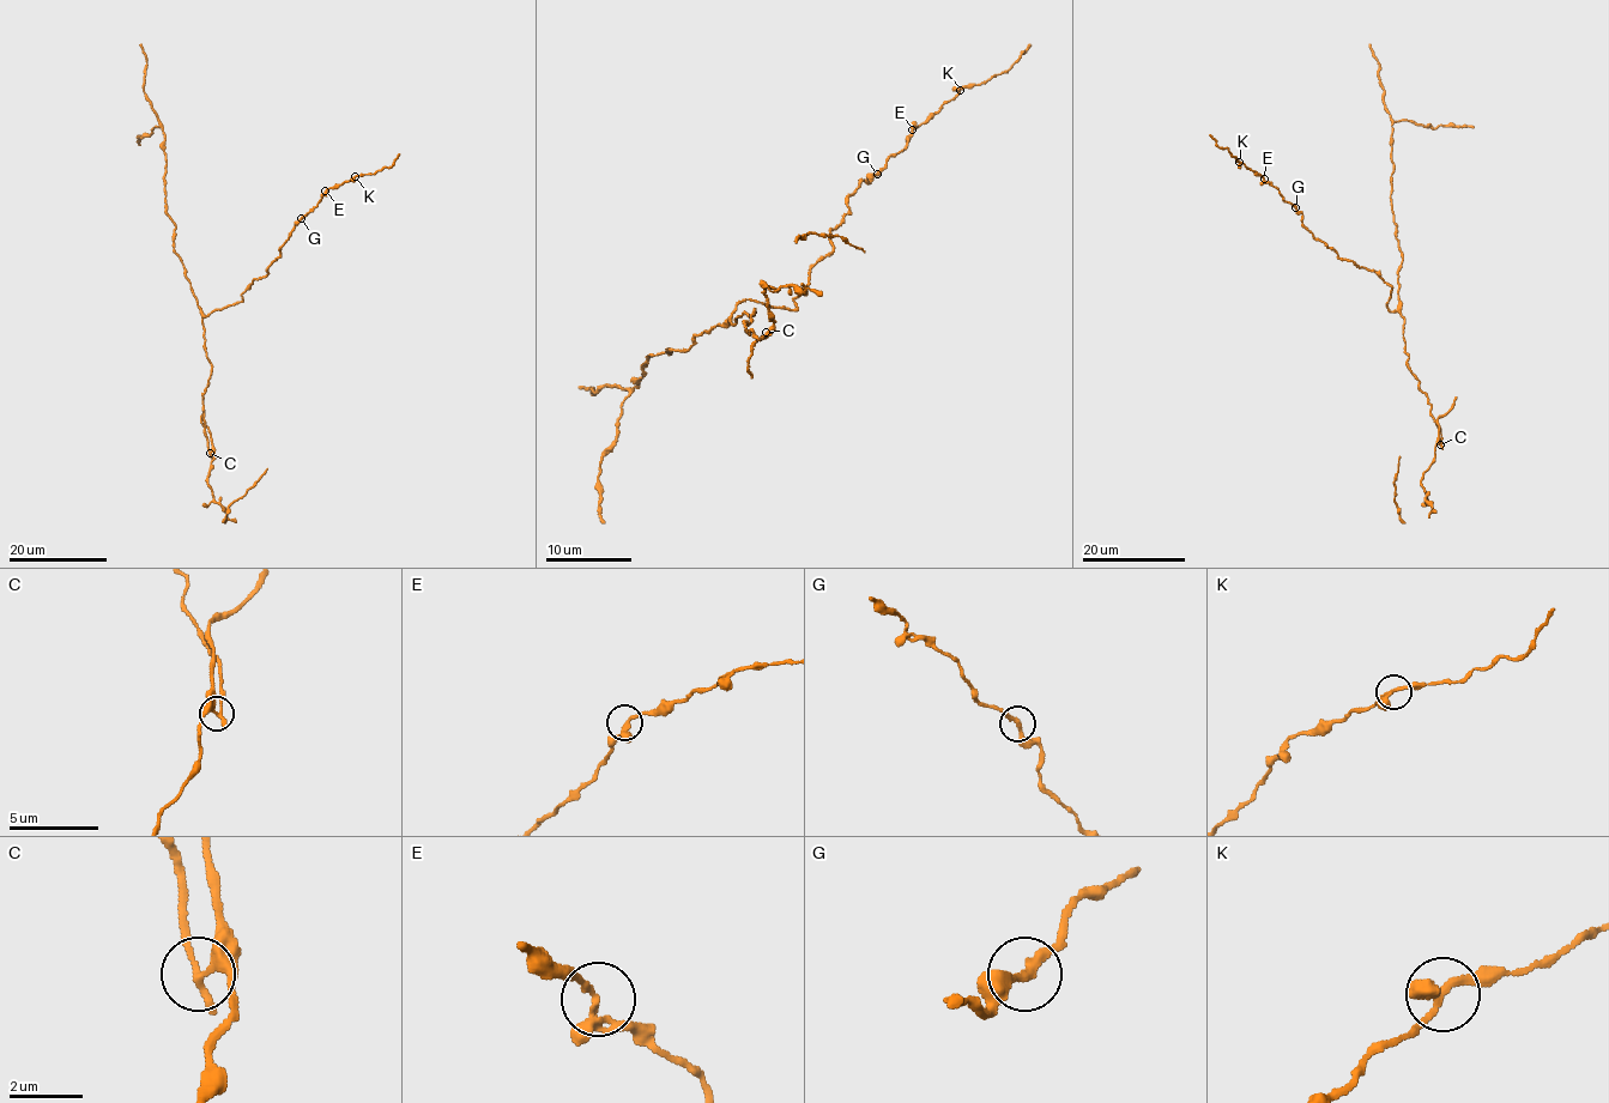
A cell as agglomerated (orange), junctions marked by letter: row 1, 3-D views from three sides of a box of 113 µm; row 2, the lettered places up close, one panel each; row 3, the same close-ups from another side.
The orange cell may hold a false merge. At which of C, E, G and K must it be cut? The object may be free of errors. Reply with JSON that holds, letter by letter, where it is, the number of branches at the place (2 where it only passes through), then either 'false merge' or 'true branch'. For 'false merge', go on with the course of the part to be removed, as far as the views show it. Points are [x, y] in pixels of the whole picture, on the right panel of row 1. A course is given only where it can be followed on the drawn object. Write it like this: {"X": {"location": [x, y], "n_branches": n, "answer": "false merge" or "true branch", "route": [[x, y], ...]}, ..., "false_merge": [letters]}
{"C": {"location": [1440, 444], "n_branches": 3, "answer": "false merge"}, "E": {"location": [1264, 179], "n_branches": 3, "answer": "true branch"}, "G": {"location": [1295, 207], "n_branches": 2, "answer": "true branch"}, "K": {"location": [1239, 162], "n_branches": 3, "answer": "true branch"}, "false_merge": ["C"]}

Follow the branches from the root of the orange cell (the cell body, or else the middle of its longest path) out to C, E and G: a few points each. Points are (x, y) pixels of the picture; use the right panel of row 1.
C: (1401, 315), (1407, 368), (1431, 405), (1429, 416), (1440, 430), (1439, 444)
E: (1401, 315), (1386, 305), (1389, 285), (1373, 271), (1341, 259), (1317, 240), (1302, 223), (1301, 213), (1264, 179)
G: (1401, 315), (1386, 305), (1390, 286), (1373, 271), (1341, 259), (1317, 240), (1302, 223), (1302, 214), (1295, 207)

